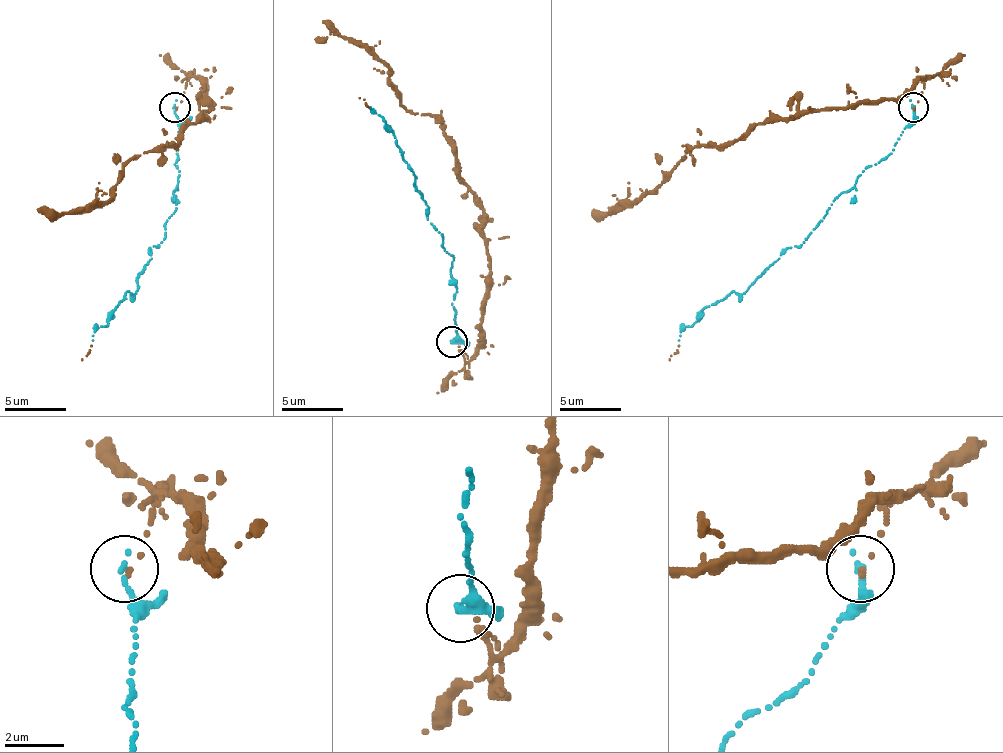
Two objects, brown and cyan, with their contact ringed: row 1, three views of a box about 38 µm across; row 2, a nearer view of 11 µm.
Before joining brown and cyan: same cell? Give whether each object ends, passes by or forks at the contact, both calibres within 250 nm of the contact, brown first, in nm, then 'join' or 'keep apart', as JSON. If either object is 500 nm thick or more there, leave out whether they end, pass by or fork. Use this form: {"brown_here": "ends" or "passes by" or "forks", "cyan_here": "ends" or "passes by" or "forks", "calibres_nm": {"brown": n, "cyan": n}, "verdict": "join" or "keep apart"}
{"brown_here": "ends", "cyan_here": "ends", "calibres_nm": {"brown": 170, "cyan": 240}, "verdict": "join"}

